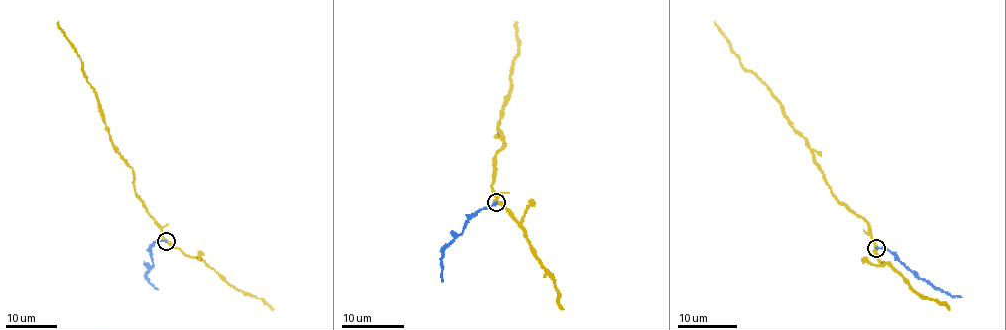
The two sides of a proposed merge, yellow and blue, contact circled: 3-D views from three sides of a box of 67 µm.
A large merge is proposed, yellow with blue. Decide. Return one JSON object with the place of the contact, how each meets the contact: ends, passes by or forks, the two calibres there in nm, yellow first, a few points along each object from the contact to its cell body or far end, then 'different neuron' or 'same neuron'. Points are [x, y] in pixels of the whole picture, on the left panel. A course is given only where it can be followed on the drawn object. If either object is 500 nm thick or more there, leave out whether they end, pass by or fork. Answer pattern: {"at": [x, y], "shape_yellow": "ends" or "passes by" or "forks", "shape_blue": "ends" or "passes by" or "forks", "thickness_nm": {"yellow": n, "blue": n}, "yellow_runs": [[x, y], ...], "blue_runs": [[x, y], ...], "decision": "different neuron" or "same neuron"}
{"at": [166, 241], "shape_yellow": "passes by", "shape_blue": "ends", "thickness_nm": {"yellow": 320, "blue": 220}, "yellow_runs": [[166, 240], [137, 193], [132, 169], [112, 143], [97, 93], [87, 83], [81, 60], [58, 21]], "blue_runs": [[166, 240], [154, 241], [151, 248], [153, 264], [147, 275], [149, 283], [158, 289]], "decision": "different neuron"}

